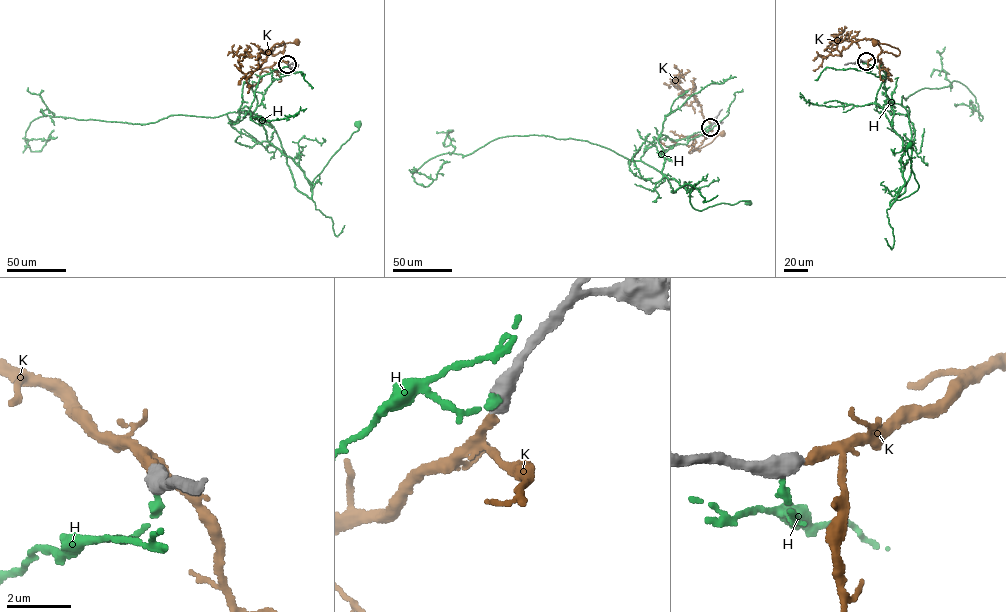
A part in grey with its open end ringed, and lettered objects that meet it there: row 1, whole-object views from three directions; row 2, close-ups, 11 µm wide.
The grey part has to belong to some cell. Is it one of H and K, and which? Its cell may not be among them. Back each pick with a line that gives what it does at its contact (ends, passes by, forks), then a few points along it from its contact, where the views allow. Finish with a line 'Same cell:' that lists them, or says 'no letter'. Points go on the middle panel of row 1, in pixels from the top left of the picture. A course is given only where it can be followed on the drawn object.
K: it ends | via (710, 127), (702, 134), (705, 138), (702, 143), (689, 153), (722, 134)
Same cell: K

